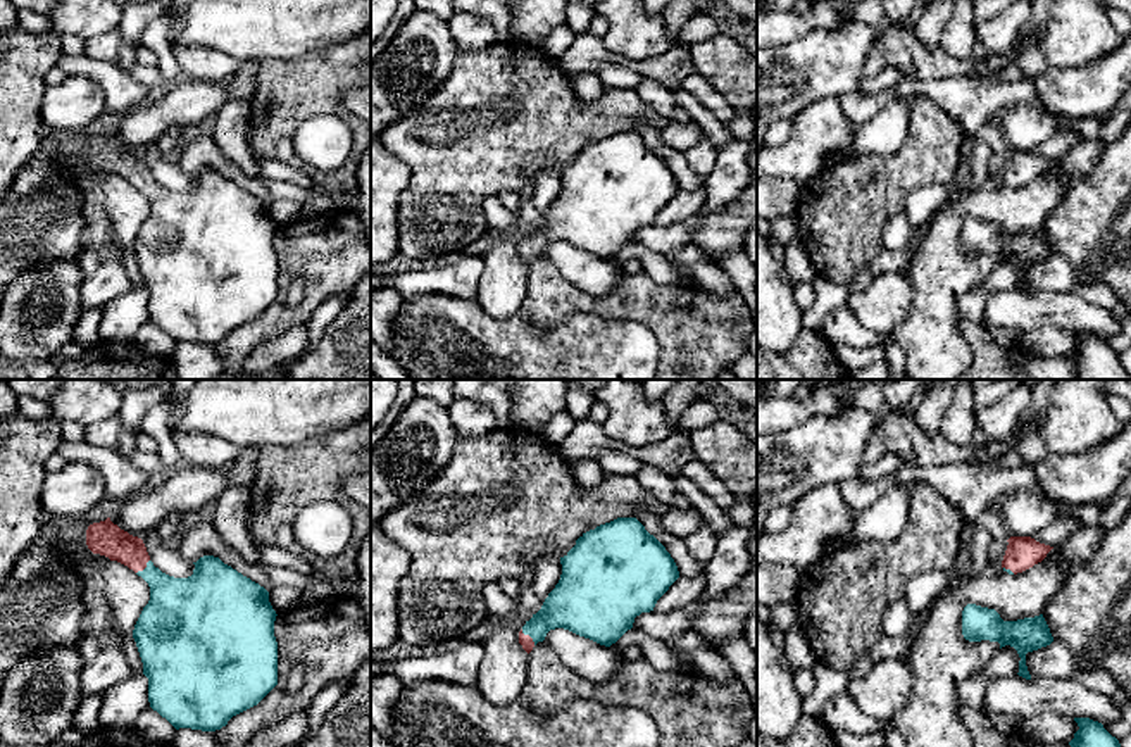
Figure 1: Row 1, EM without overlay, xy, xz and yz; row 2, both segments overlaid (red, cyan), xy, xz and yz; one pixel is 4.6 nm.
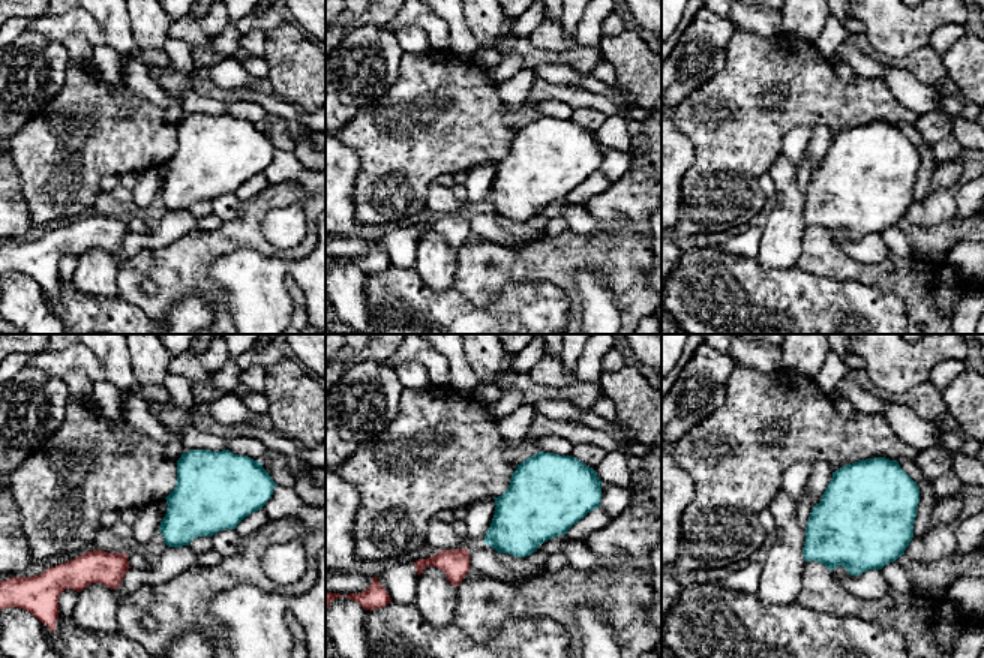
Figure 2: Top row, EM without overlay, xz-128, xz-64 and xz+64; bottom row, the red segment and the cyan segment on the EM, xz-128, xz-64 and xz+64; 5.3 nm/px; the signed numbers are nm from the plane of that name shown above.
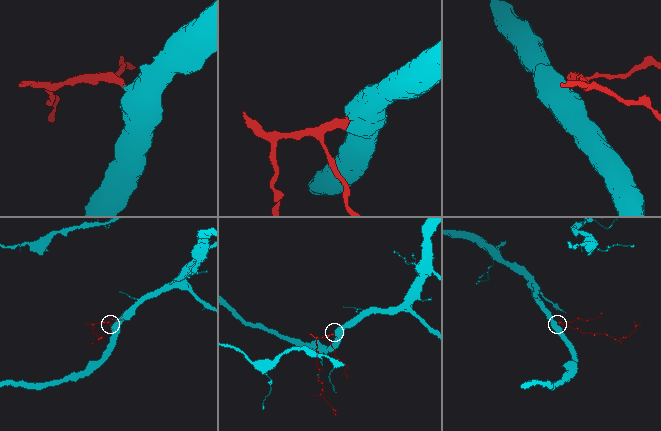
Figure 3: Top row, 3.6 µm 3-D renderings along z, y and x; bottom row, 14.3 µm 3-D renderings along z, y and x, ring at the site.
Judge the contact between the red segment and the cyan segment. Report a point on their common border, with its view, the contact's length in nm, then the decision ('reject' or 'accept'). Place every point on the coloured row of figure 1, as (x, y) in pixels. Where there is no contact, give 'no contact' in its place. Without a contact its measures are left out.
meets red in xz at (530, 637); contact 100 nm long; accept

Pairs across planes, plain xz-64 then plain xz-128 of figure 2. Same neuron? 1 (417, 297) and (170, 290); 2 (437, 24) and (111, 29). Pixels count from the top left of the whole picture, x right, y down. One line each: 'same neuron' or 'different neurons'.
1: different neurons
2: different neurons

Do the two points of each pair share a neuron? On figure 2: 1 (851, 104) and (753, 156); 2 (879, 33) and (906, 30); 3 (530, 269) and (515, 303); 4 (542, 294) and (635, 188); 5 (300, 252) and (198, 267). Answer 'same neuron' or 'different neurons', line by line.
1: same neuron
2: same neuron
3: different neurons
4: different neurons
5: same neuron

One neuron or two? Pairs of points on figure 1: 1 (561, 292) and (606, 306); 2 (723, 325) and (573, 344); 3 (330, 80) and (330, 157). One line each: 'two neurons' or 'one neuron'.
1: one neuron
2: two neurons
3: two neurons

